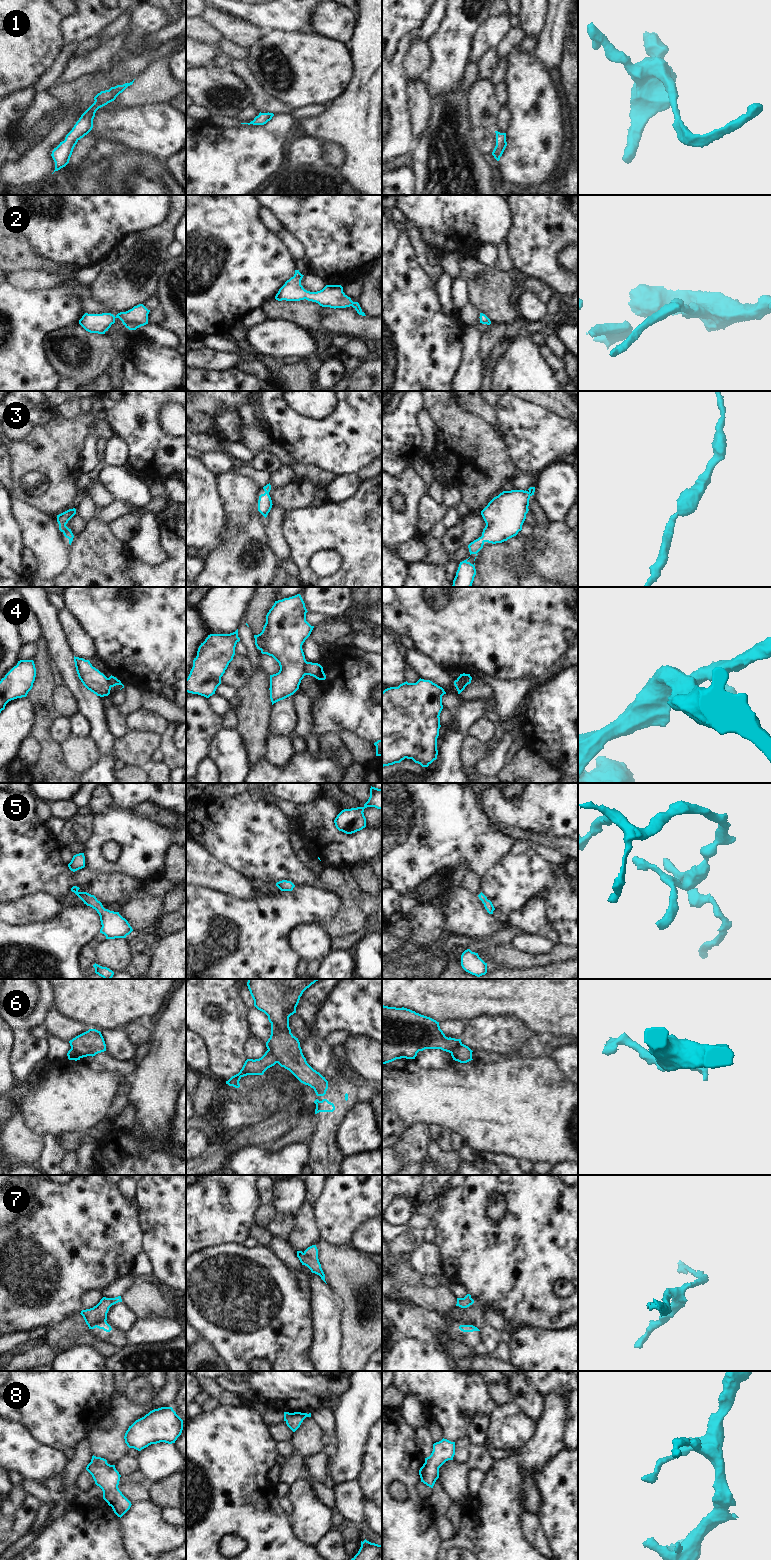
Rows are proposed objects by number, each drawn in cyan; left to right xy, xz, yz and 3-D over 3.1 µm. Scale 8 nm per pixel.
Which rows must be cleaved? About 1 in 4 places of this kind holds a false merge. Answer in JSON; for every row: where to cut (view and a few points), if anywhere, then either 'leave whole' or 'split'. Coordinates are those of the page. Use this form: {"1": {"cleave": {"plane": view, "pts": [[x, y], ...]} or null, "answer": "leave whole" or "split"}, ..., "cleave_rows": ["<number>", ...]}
{"1": {"cleave": null, "answer": "leave whole"}, "2": {"cleave": null, "answer": "leave whole"}, "3": {"cleave": null, "answer": "leave whole"}, "4": {"cleave": {"plane": "xz", "pts": [[306, 661], [304, 674]]}, "answer": "split"}, "5": {"cleave": null, "answer": "leave whole"}, "6": {"cleave": {"plane": "xz", "pts": [[267, 1050], [277, 1062]]}, "answer": "split"}, "7": {"cleave": null, "answer": "leave whole"}, "8": {"cleave": null, "answer": "leave whole"}, "cleave_rows": ["4", "6"]}

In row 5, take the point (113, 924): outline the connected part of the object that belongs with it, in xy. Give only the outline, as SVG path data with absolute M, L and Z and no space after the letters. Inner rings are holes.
M73 886L71 891L74 892L84 904L97 911L102 925L100 933L104 934L106 939L126 938L126 936L133 931L128 921L123 918L119 912L105 909L94 895L87 892L79 892L79 889L79 887Z

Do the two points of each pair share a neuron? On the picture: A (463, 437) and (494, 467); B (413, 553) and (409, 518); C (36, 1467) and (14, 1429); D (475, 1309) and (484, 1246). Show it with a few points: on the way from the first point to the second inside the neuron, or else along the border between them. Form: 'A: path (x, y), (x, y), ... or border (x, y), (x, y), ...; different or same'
A: path (471, 445), (486, 460); same
B: border (421, 539), (403, 542), (399, 546), (398, 555); different
C: path (28, 1458), (16, 1446), (14, 1438); same
D: border (474, 1301), (479, 1301), (491, 1307); different

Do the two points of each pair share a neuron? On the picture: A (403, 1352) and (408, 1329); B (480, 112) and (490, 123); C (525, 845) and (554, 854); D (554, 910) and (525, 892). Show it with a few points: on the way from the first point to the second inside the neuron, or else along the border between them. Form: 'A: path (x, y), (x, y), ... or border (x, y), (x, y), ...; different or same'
A: border (399, 1337), (416, 1337), (429, 1343); different
B: path (483, 115), (488, 120); same
C: path (532, 846), (538, 847), (547, 853); same
D: path (553, 901), (544, 892), (534, 890); same

